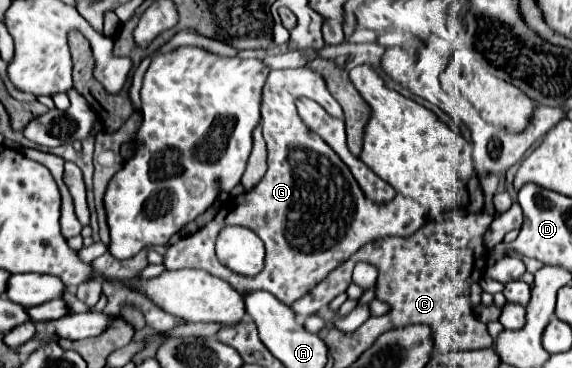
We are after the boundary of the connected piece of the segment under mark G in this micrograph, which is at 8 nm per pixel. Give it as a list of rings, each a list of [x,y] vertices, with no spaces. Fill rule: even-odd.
[[[309,67],[271,71],[261,101],[261,127],[269,151],[269,169],[265,177],[255,189],[229,197],[207,227],[171,245],[163,261],[167,269],[203,269],[227,281],[241,295],[267,291],[285,305],[293,305],[365,243],[379,237],[407,237],[423,227],[425,209],[413,199],[397,195],[387,203],[375,203],[365,197],[339,155],[299,119],[295,99],[300,96],[313,99],[329,114],[343,118],[341,106],[327,89],[323,75],[317,71]],[[227,225],[247,227],[265,243],[265,267],[259,275],[237,277],[217,261],[215,241],[219,231]]]

